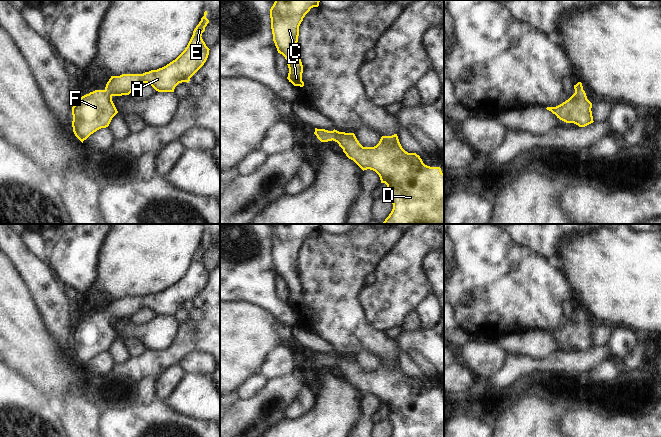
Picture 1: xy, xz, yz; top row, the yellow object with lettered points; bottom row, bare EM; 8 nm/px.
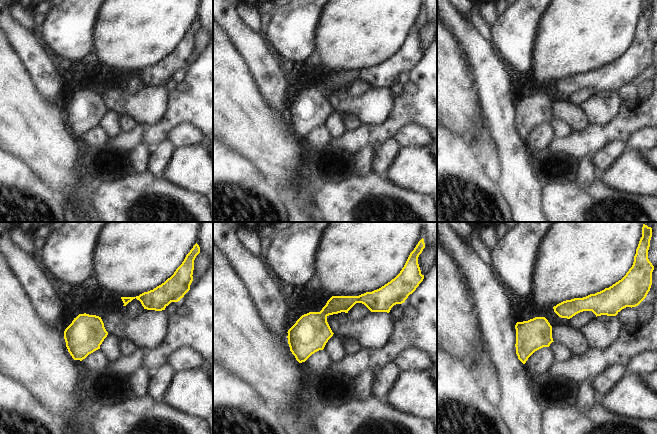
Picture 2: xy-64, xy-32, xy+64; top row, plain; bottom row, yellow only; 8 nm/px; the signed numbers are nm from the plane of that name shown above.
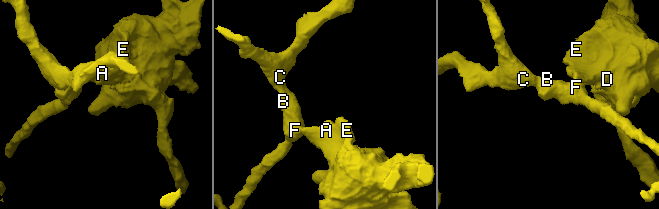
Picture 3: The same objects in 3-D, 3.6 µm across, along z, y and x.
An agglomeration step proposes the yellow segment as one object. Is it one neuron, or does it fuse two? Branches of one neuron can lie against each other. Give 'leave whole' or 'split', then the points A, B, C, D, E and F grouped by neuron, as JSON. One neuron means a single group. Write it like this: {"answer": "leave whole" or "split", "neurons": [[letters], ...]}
{"answer": "leave whole", "neurons": [["A", "B", "C", "D", "E", "F"]]}

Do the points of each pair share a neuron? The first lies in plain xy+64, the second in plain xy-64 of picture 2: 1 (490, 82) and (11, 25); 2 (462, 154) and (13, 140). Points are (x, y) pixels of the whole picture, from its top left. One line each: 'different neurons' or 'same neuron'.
1: same neuron
2: different neurons

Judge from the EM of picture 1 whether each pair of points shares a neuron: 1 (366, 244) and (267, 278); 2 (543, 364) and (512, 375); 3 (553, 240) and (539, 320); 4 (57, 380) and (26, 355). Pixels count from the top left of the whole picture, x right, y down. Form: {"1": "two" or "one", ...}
{"1": "two", "2": "one", "3": "two", "4": "one"}

